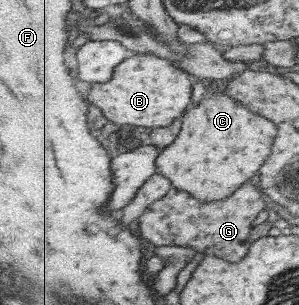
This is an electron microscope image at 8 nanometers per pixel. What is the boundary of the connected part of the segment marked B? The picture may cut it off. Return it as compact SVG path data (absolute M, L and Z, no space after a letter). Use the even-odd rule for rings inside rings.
M150 53L132 54L114 72L110 82L91 83L87 101L116 124L166 128L192 105L194 77L188 71L174 68L170 60Z

